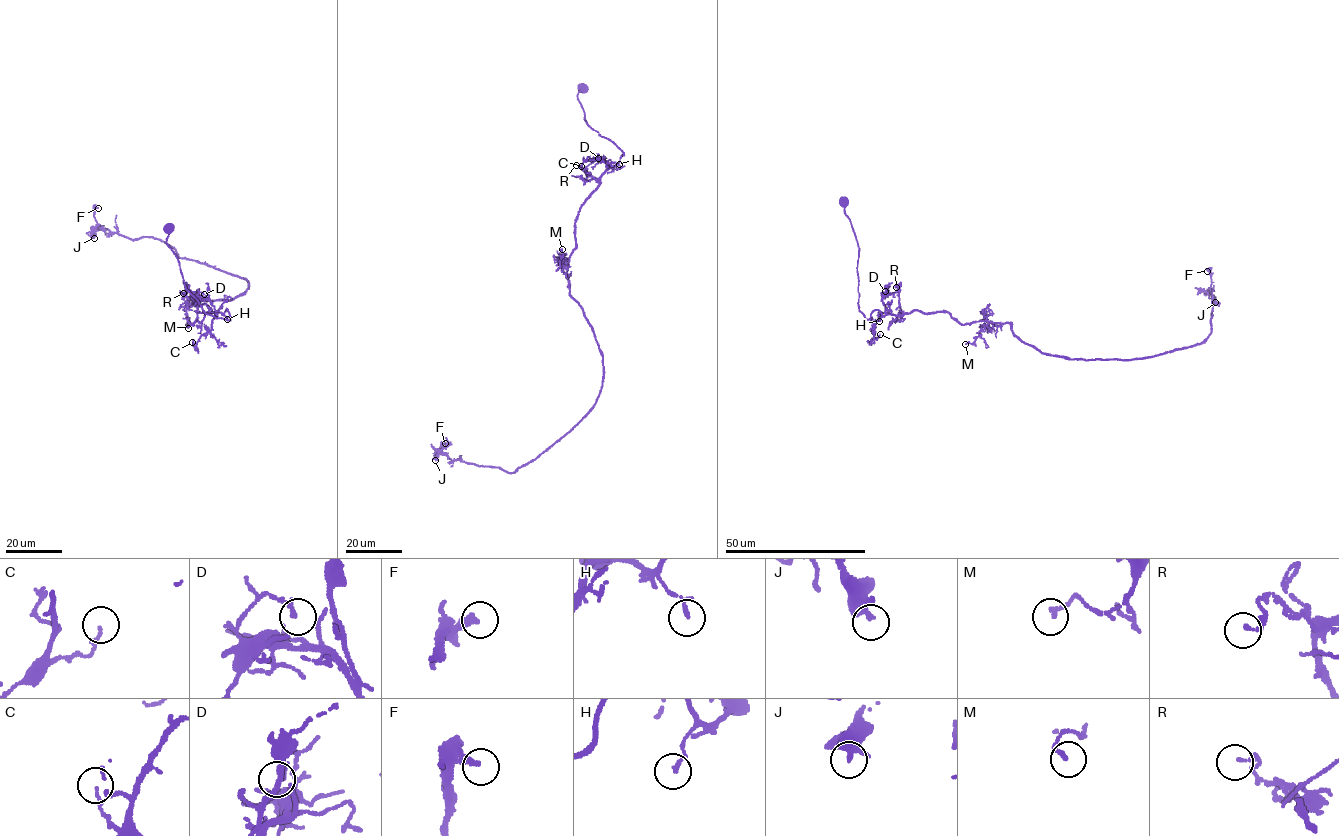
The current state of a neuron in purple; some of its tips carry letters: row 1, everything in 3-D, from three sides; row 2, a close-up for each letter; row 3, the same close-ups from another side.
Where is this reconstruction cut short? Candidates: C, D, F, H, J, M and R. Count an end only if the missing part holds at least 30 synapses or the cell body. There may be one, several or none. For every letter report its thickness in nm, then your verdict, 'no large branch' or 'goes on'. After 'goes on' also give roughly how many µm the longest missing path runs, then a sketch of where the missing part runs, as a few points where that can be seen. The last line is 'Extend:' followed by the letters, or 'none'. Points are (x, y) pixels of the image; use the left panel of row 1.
C: 120 nm | no large branch
D: 220 nm | no large branch
F: 280 nm | no large branch
H: 150 nm | no large branch
J: 320 nm | no large branch
M: 170 nm | no large branch
R: 180 nm | no large branch
Extend: none

